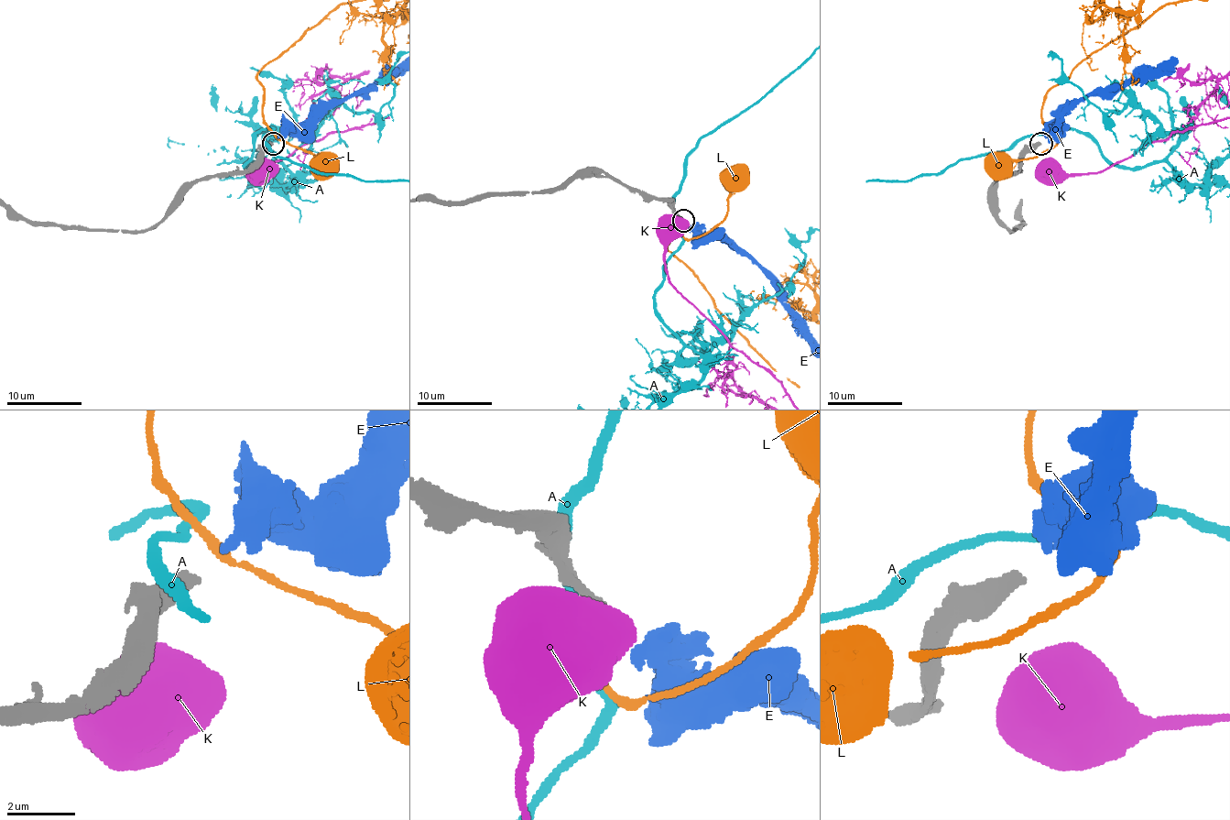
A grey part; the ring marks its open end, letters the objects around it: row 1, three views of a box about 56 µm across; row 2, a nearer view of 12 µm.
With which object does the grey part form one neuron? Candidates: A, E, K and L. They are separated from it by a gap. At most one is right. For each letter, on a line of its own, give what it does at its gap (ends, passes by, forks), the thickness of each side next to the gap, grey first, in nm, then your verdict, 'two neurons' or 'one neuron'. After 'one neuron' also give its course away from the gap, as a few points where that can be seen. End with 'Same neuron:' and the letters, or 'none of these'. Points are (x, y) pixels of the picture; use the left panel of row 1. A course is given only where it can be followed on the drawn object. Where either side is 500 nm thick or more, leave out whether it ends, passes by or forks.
A: it passes by; calibres 340 and 280 nm; two neurons
E: it ends; calibres 340 and 360 nm; one neuron
K: calibres 340 and 1000 nm; two neurons
L: it passes by; calibres 340 and 240 nm; two neurons
Same neuron: E

